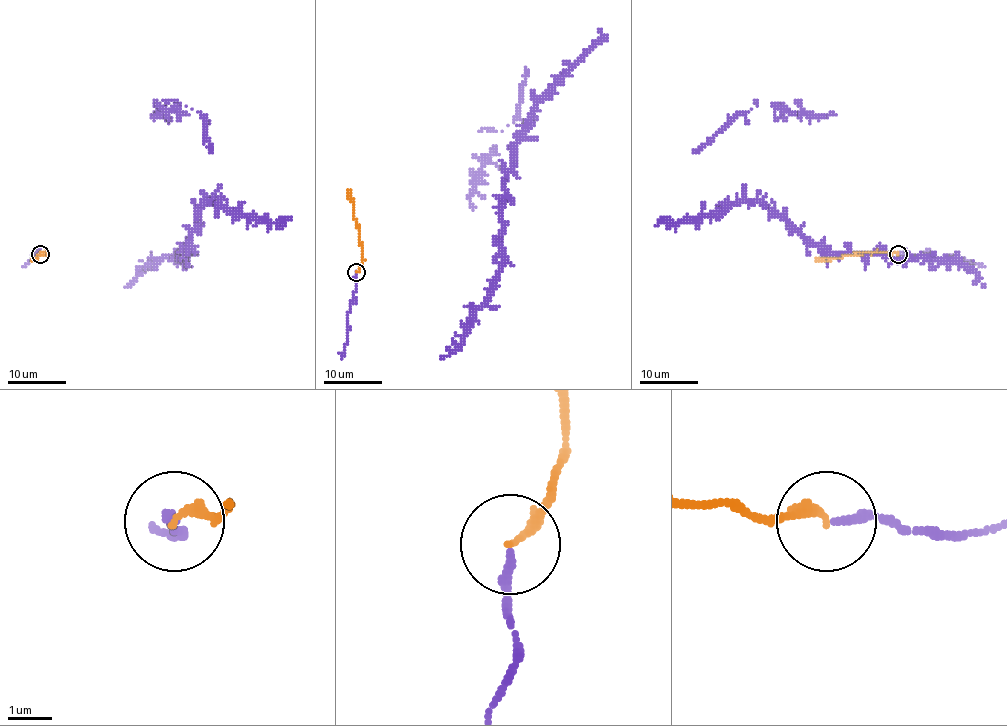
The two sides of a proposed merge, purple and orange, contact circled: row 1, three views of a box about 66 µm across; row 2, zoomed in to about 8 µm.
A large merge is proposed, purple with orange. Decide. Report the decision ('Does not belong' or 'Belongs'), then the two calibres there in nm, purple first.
Belongs. Thickness 200 nm (purple) against 240 nm

